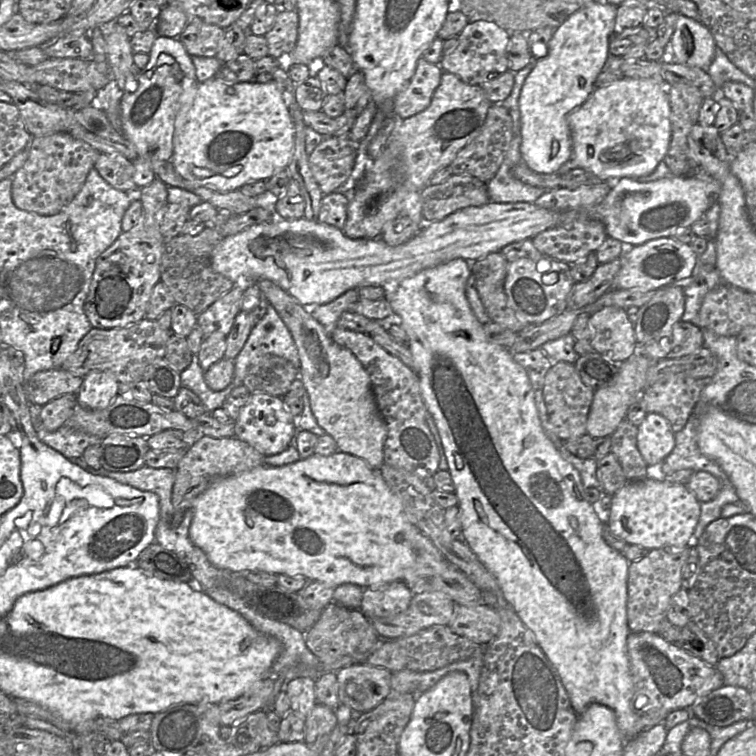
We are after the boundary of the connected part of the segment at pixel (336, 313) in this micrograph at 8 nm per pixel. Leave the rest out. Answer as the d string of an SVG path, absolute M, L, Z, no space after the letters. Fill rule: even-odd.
M350 289L329 303L302 306L305 311L323 325L326 333L331 336L332 332L338 327L338 320L341 315L350 311L350 306L358 299L358 289Z

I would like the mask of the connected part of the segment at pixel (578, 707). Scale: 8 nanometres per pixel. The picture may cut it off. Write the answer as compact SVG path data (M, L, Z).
M457 258L448 261L446 263L424 269L411 277L401 280L397 291L393 295L384 296L384 298L390 303L394 314L396 314L397 317L400 319L400 325L405 330L408 336L409 340L407 346L412 354L413 370L416 372L416 374L419 377L421 395L426 405L427 411L433 417L441 437L444 453L449 467L448 470L450 472L450 475L455 485L454 493L458 498L457 506L460 509L463 542L465 542L471 548L471 550L476 554L478 559L483 563L483 565L487 568L487 570L495 577L506 601L511 605L511 607L513 608L517 616L520 618L520 620L523 622L523 624L532 632L533 636L537 640L538 645L542 649L543 653L556 669L561 679L561 682L569 696L572 708L575 711L575 713L577 715L581 715L588 708L588 706L593 703L599 703L605 705L614 711L616 716L617 727L620 730L620 732L623 734L623 736L627 740L631 739L637 735L635 733L635 724L639 718L639 714L634 712L631 708L631 698L633 696L634 686L633 686L633 680L630 671L629 657L627 653L627 638L631 633L627 621L628 569L629 569L630 562L625 558L625 556L621 552L616 551L605 542L603 538L603 526L606 524L604 524L601 521L601 512L598 510L597 506L591 505L586 500L585 488L583 487L579 472L573 467L572 464L570 464L569 462L567 462L562 458L562 456L555 448L551 440L546 436L545 432L543 431L540 418L538 415L538 411L536 408L536 404L534 402L534 393L533 393L532 385L526 370L521 365L515 362L515 360L513 359L513 354L510 352L509 349L491 343L487 340L483 329L483 324L481 324L476 318L476 316L474 315L468 303L466 293L465 293L466 282L469 276L471 275L471 273L472 272L471 272L470 262L462 258Z

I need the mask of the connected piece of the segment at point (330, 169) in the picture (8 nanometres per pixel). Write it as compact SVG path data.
M326 136L309 156L309 165L320 190L331 194L349 178L358 144L348 136Z

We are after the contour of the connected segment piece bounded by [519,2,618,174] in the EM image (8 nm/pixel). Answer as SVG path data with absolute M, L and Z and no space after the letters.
M592 2L571 14L554 30L547 56L536 61L523 84L519 97L522 137L520 152L522 161L535 173L553 174L572 157L572 139L567 116L588 99L595 89L597 76L607 65L617 8L609 3Z

